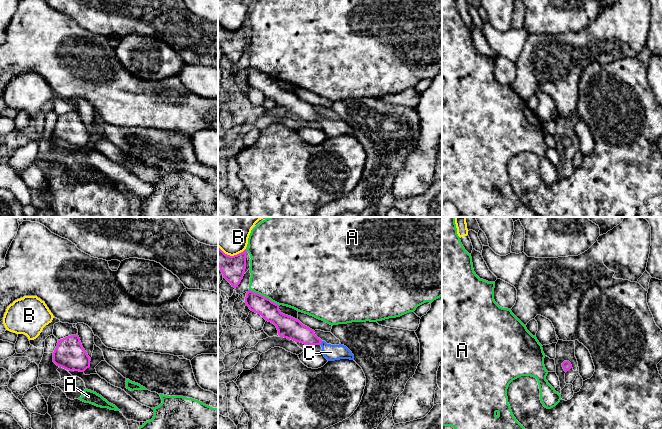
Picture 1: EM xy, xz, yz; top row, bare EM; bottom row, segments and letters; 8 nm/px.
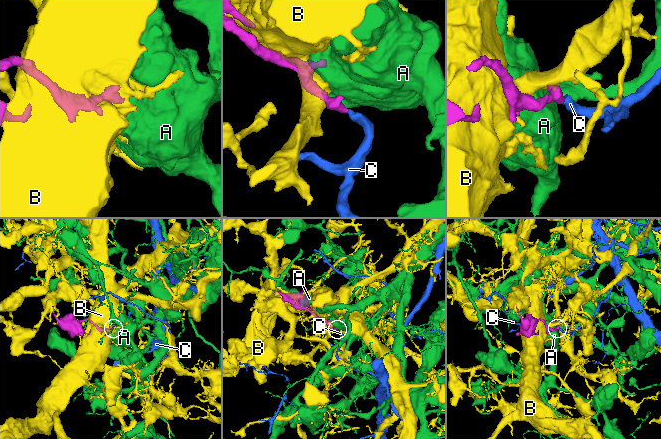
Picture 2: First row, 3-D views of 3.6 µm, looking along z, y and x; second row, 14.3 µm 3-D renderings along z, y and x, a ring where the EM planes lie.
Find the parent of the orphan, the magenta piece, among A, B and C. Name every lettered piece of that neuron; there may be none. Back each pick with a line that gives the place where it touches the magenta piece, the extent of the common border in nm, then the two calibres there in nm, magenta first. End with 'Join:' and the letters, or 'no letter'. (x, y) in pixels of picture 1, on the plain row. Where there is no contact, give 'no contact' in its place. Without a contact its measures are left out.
C: contact xz (320, 119); length 40 nm; calibres 170 and 130 nm
Join: C

